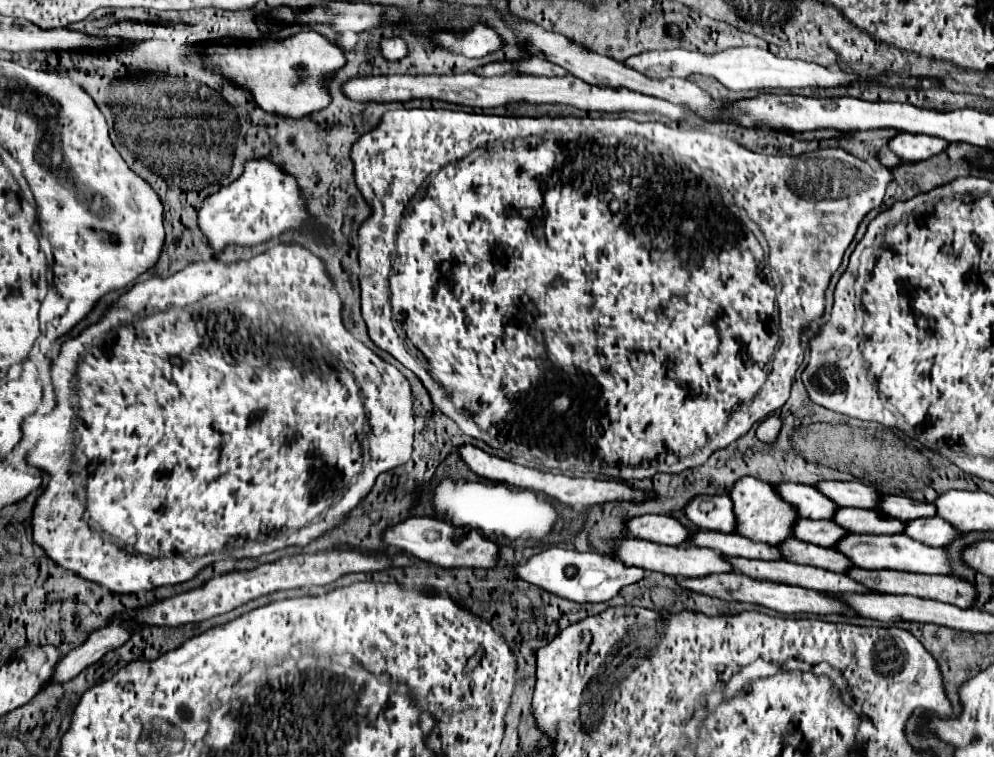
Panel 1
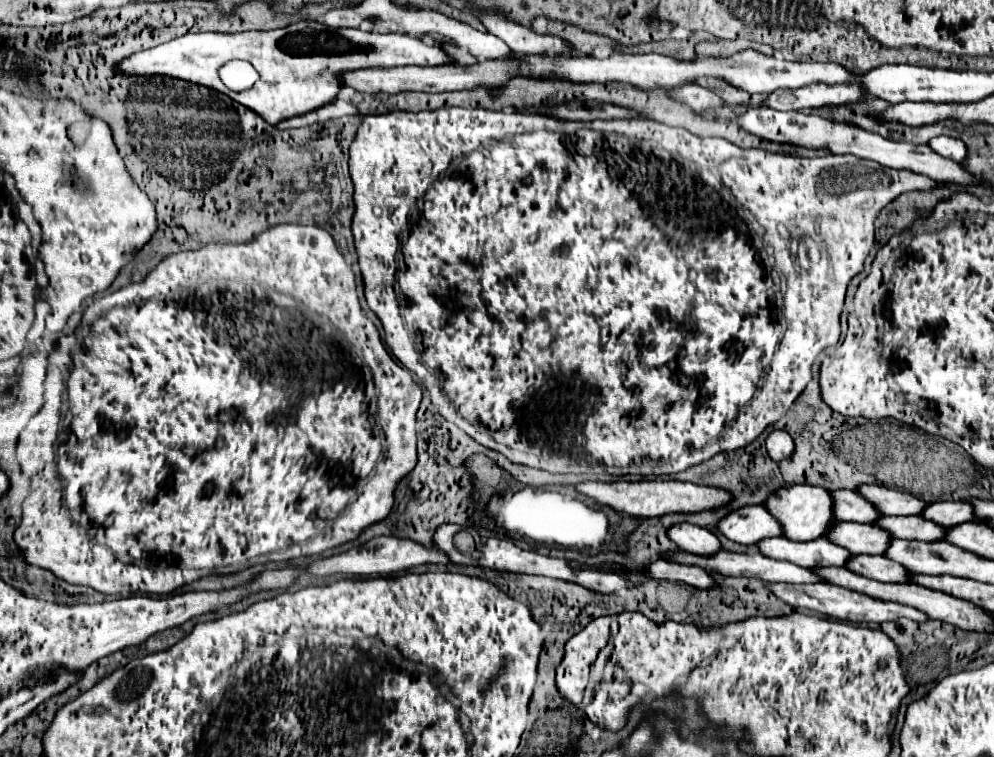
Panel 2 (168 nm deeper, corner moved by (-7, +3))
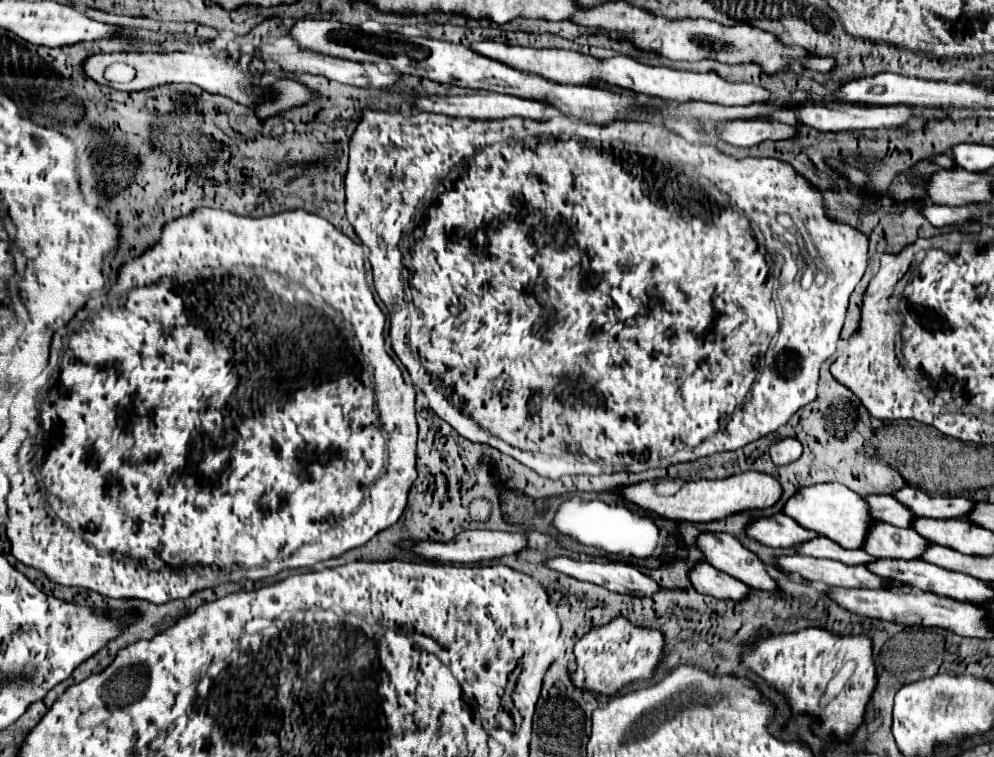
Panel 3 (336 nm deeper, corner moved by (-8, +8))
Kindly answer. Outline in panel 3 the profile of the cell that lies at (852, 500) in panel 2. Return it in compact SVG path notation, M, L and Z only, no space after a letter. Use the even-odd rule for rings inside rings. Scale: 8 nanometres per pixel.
M867 497L867 503L871 505L871 513L889 525L911 527L915 521L913 511L899 503L895 497Z

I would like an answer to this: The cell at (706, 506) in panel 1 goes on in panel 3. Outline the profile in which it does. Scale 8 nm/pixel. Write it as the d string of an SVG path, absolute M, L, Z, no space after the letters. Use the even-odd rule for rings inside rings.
M777 513L771 519L761 517L761 519L753 521L747 529L747 535L757 539L763 545L783 547L783 549L799 547L801 543L807 543L807 541L819 537L815 531L801 527L797 521L793 521L785 513Z

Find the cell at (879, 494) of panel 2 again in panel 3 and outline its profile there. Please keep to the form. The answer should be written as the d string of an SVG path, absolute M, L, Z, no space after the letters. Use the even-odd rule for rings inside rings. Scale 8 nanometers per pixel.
M903 487L899 493L893 493L893 497L899 497L903 505L907 505L917 517L931 517L931 519L961 519L967 517L975 501L965 497L931 497L921 489L915 487Z

